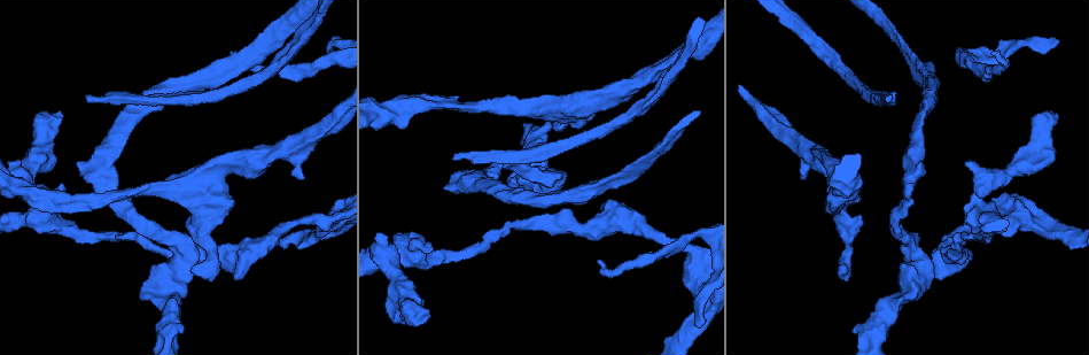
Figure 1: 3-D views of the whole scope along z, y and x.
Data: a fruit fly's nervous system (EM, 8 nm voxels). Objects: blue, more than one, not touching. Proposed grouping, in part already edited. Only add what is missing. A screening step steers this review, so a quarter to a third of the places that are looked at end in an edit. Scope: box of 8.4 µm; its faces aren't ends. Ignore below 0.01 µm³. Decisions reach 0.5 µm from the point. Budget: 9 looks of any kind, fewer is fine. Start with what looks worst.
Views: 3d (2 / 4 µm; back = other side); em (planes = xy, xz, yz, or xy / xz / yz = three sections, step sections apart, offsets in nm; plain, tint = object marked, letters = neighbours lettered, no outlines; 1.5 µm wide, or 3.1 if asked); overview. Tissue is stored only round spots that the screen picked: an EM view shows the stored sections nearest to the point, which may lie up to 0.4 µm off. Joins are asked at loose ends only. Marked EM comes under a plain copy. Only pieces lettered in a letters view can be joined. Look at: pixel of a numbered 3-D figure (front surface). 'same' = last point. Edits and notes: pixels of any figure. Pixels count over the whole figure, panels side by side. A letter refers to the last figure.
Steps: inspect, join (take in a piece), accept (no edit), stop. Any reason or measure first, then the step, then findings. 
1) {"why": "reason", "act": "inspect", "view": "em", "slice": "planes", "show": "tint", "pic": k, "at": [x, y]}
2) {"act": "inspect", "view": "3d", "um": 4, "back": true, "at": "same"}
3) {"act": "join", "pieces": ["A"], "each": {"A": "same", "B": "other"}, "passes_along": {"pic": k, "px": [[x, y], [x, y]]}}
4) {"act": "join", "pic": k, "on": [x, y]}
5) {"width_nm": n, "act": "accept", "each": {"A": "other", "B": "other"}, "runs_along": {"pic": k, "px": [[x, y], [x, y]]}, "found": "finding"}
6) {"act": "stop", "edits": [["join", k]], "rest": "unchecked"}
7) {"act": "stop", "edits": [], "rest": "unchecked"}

{"why": "an open end", "act": "inspect", "view": "em", "slice": "planes", "show": "letters", "pic": 1, "at": [87, 99]}

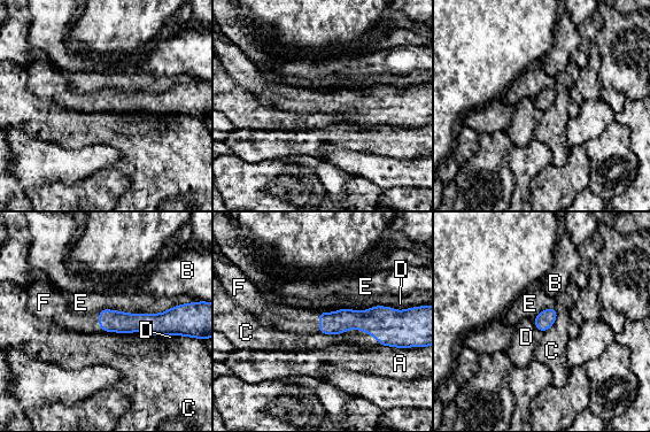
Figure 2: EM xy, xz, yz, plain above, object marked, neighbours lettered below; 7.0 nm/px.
{"act": "join", "pieces": ["F"], "each": {"A": "other", "B": "other", "C": "other", "D": "other", "E": "other", "F": "same"}, "passes_along": {"pic": 2, "px": [[330, 323], [319, 323], [286, 318]]}, "found": "the neuron continues"}

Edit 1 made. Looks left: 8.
{"act": "inspect", "view": "3d", "um": 4, "pic": 1, "at": [1056, 43]}

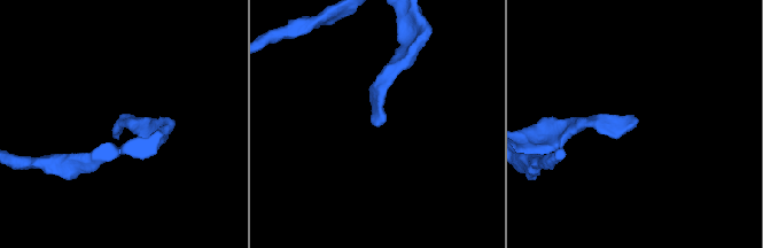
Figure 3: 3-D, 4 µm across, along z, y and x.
{"why": "need the tissue", "act": "inspect", "view": "em", "slice": "planes", "show": "letters", "pic": 3, "at": [373, 122]}

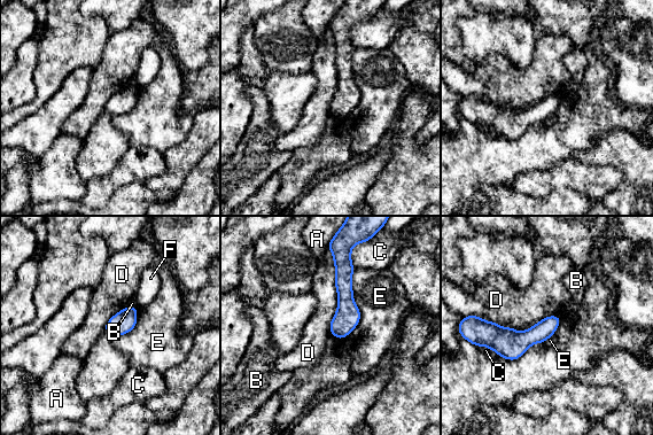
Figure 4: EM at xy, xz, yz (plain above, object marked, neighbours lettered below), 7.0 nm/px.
{"width_nm": 140, "act": "accept", "each": {"A": "other", "B": "other", "C": "other", "D": "other", "E": "other", "F": "other"}, "border": {"pic": 4, "px": [[472, 315], [518, 331], [560, 317]]}, "found": "no lettered piece goes on from it"}

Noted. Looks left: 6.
{"why": "long arm stops here", "act": "inspect", "view": "em", "slice": "xy", "step": 8, "show": "letters", "pic": 1, "at": [991, 52]}

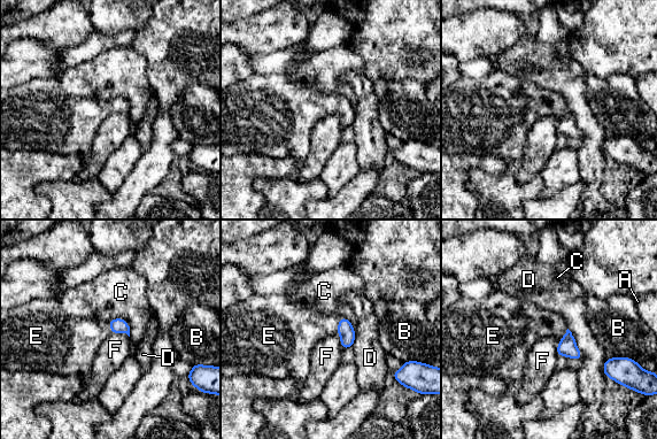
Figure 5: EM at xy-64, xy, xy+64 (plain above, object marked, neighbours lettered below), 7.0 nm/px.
{"act": "join", "pieces": ["E"], "each": {"A": "other", "B": "other", "C": "other", "D": "other", "E": "same", "F": "other"}, "passes_along": {"pic": 5, "px": [[346, 331], [338, 325], [302, 328]]}, "found": "the neuron continues"}

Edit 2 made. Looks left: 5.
{"act": "inspect", "view": "overview"}

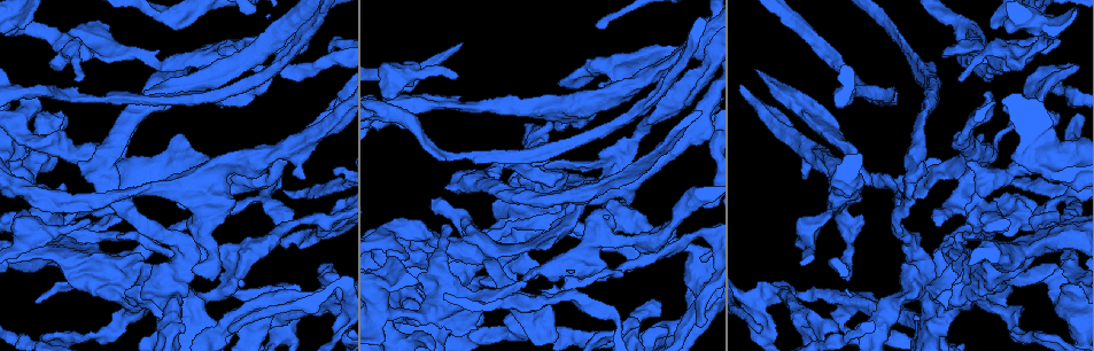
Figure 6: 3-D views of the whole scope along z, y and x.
{"act": "inspect", "view": "em", "slice": "planes", "show": "letters", "pic": 6, "at": [304, 177]}

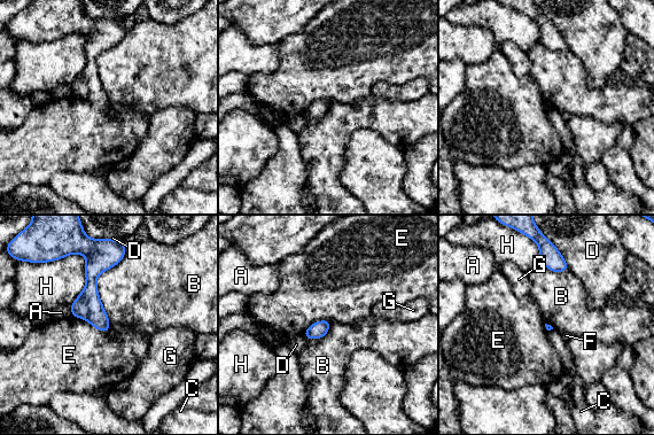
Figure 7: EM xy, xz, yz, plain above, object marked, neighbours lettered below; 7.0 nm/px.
{"act": "accept", "each": {"A": "other", "B": "other", "C": "other", "D": "other", "E": "other", "F": "other", "G": "other", "H": "other"}, "border": {"pic": 7, "px": [[126, 251], [96, 278], [109, 329]]}, "found": "none of them fits"}

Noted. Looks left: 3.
{"act": "stop", "edits": [["join", 2], ["join", 5]], "rest": "unchecked"}

